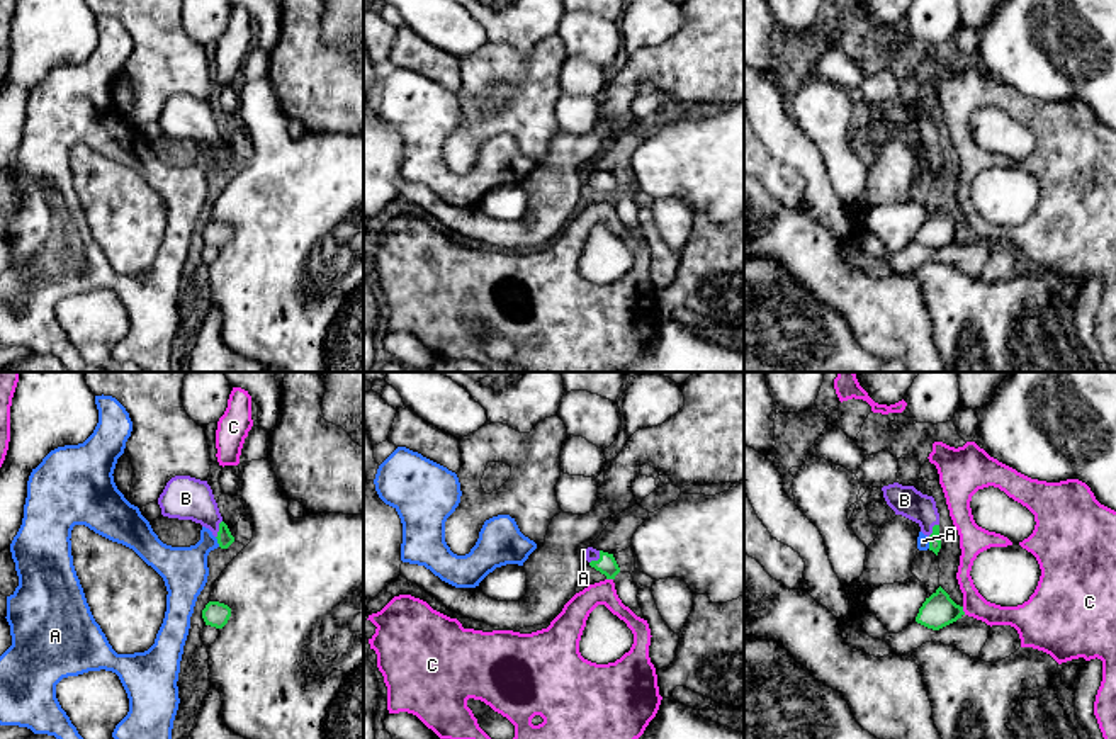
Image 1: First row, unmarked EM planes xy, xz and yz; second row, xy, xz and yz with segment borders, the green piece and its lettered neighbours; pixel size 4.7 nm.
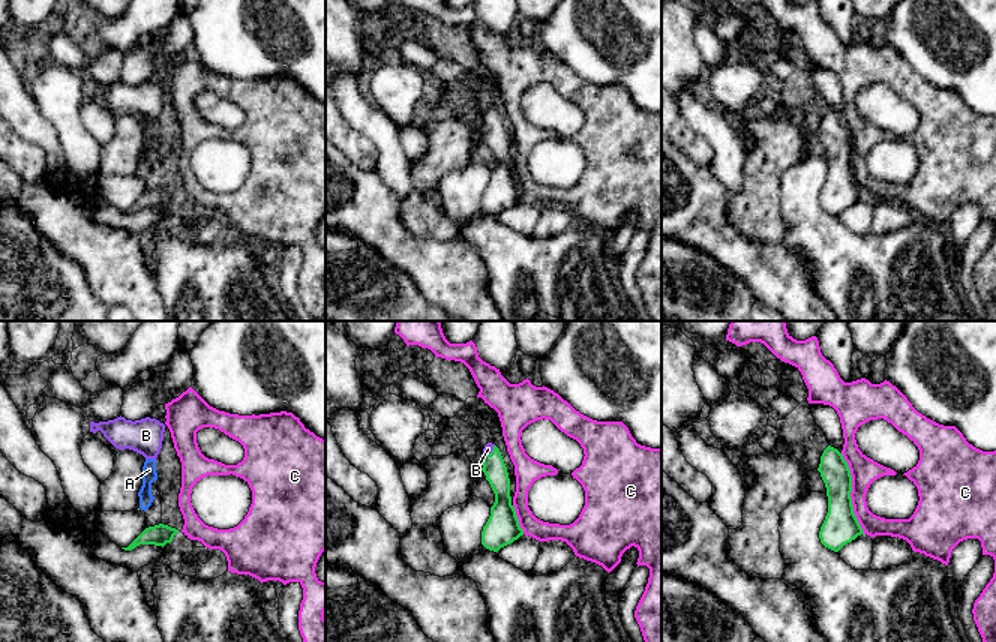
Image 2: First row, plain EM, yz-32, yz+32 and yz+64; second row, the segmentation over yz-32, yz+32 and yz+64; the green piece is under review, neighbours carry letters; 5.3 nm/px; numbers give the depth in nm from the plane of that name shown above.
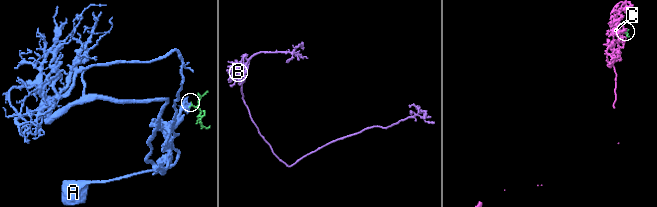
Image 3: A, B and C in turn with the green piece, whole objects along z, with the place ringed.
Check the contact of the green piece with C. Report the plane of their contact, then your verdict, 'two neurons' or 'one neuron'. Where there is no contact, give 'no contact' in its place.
contact in yz; two neurons

